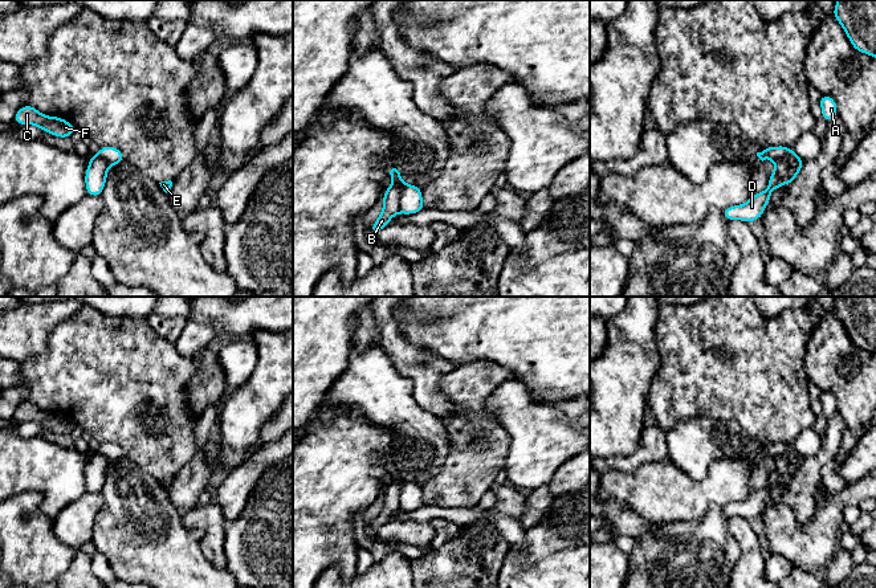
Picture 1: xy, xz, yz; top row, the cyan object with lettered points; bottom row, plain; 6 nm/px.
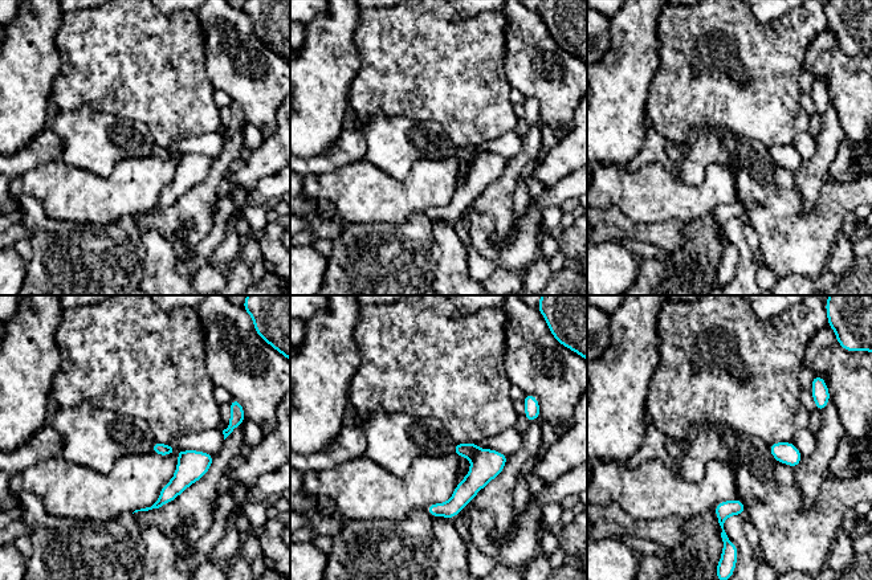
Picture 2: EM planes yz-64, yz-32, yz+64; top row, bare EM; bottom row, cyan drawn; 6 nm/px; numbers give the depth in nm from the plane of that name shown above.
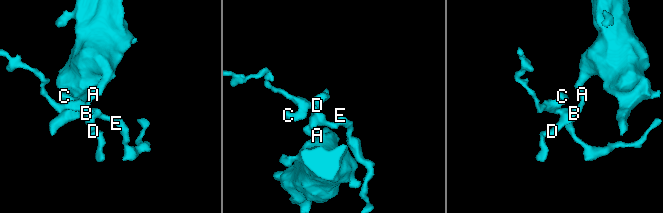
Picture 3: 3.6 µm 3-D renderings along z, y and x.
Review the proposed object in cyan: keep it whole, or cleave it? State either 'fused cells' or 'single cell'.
fused cells

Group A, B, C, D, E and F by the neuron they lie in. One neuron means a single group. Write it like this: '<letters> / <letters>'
A B D / C E F

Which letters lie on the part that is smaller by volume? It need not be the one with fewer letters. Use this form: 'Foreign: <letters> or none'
Foreign: A, B, D

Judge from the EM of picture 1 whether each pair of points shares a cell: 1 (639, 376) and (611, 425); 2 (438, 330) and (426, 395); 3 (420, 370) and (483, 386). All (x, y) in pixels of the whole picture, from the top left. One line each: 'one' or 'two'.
1: one
2: two
3: two

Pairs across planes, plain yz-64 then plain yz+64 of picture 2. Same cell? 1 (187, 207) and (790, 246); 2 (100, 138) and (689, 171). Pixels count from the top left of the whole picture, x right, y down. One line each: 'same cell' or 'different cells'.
1: different cells
2: same cell

